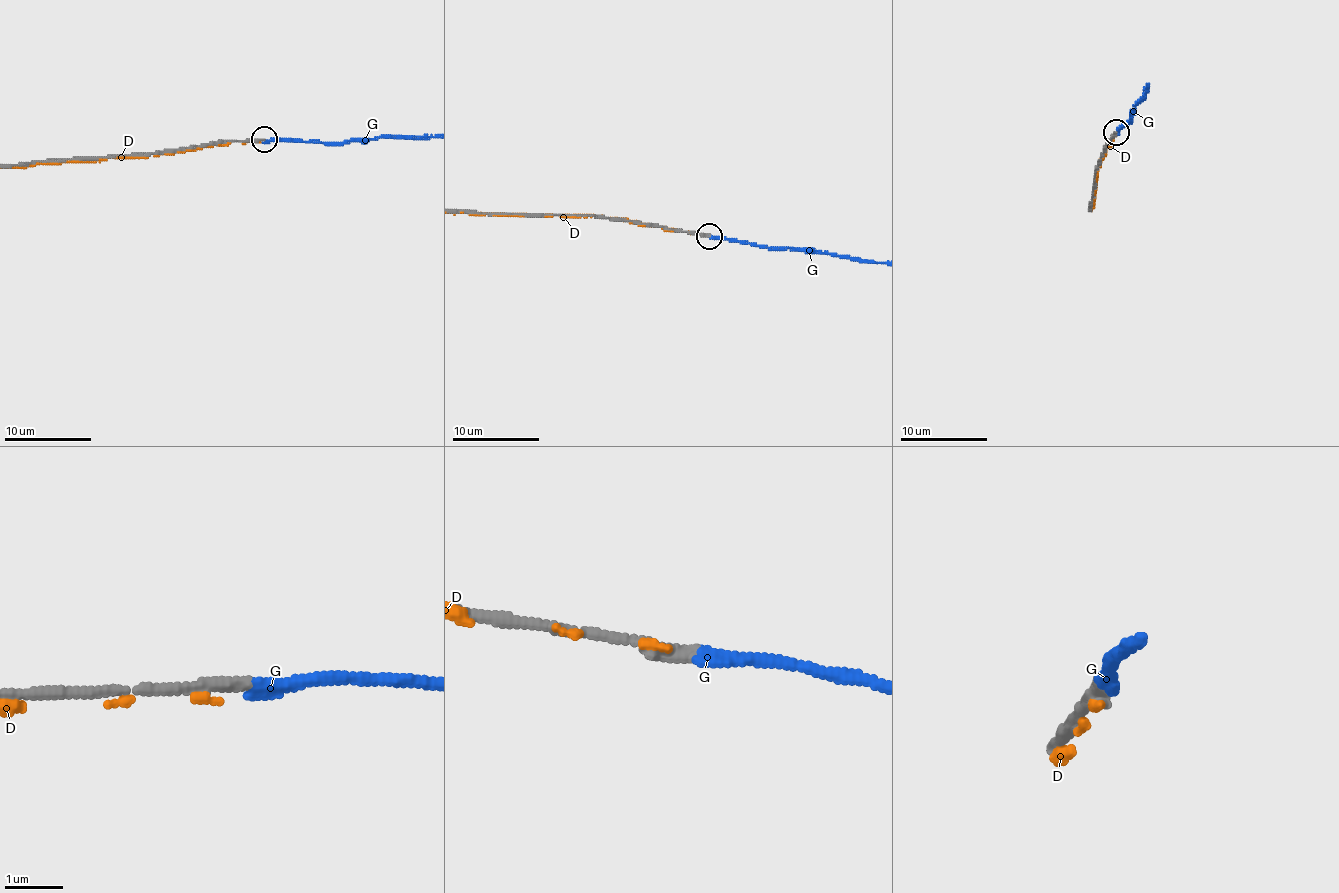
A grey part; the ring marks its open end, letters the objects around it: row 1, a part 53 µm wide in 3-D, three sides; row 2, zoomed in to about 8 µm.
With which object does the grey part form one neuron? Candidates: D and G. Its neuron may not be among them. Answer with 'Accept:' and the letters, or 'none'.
Accept: G

